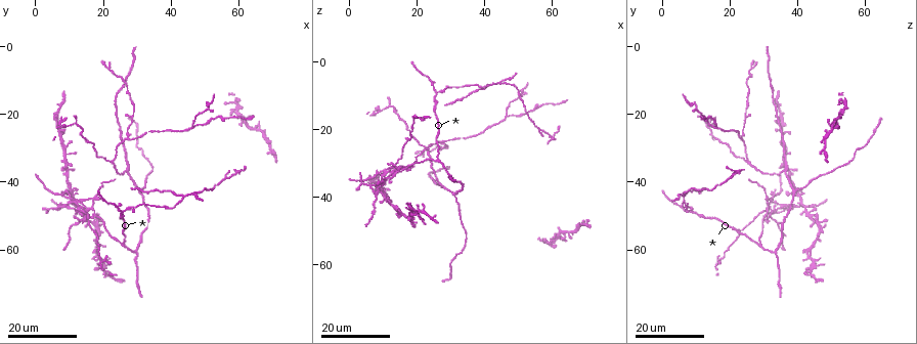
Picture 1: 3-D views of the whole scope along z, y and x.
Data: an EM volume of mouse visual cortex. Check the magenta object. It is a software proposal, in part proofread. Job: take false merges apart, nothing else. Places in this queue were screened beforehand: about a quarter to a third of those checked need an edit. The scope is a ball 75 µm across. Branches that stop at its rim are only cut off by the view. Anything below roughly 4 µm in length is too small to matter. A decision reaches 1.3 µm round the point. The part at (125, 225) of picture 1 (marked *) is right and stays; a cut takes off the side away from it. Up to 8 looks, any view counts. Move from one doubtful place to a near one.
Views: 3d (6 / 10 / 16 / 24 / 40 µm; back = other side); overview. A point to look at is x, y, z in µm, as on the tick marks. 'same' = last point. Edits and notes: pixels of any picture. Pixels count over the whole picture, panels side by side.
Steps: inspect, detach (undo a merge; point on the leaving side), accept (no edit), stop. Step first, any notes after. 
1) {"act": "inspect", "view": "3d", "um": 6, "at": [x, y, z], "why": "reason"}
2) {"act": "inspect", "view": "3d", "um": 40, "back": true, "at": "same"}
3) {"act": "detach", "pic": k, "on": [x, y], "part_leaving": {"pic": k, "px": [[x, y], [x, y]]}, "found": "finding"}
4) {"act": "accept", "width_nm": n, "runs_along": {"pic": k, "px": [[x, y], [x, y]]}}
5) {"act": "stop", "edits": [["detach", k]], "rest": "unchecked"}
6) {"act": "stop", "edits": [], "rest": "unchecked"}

{"act": "inspect", "view": "3d", "um": 24, "at": [26.0, 59.0, 29.0], "why": "branch point"}

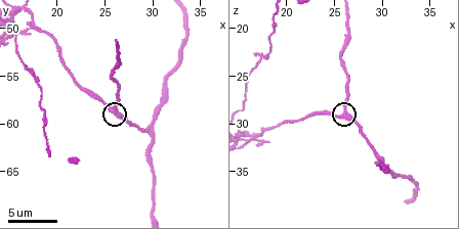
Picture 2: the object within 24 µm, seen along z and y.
{"act": "inspect", "view": "3d", "um": 6, "at": [26.0, 58.8, 29.2]}

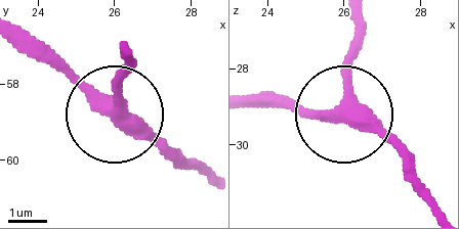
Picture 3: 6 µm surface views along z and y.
{"act": "inspect", "view": "3d", "um": 6, "back": true, "at": [25.95, 58.75, 29.25]}

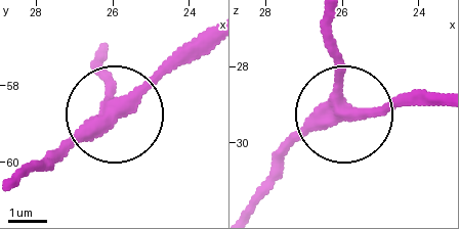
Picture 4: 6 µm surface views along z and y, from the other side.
{"act": "accept", "arms": 3, "runs_along": {"pic": 4, "px": [[328, 24], [347, 108], [413, 101]]}, "found": "one cell here"}

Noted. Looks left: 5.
{"act": "inspect", "view": "3d", "um": 24, "at": [44.0, 44.5, 6.5], "why": "four-way junction"}

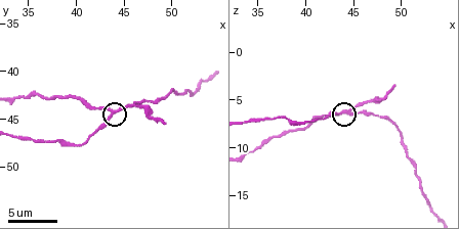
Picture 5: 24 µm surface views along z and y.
{"act": "inspect", "view": "3d", "um": 10, "at": [43.8, 44.2, 6.2]}

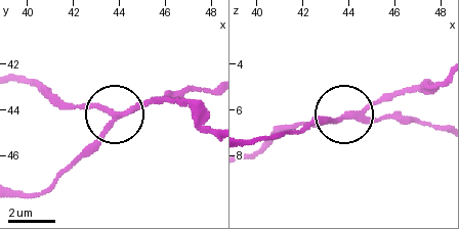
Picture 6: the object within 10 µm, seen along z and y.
{"act": "detach", "pic": 6, "on": [383, 99], "width_nm": 210, "part_leaving": {"pic": 6, "px": [[353, 119], [285, 127], [249, 153]]}, "found": "two cells meet here"}

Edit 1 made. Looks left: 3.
{"act": "stop", "edits": [["detach", 6]], "rest": "unchecked"}

